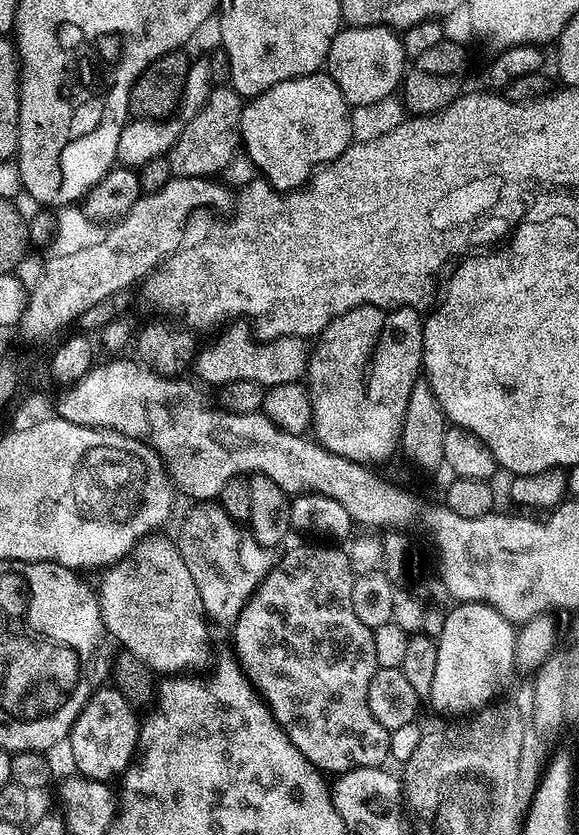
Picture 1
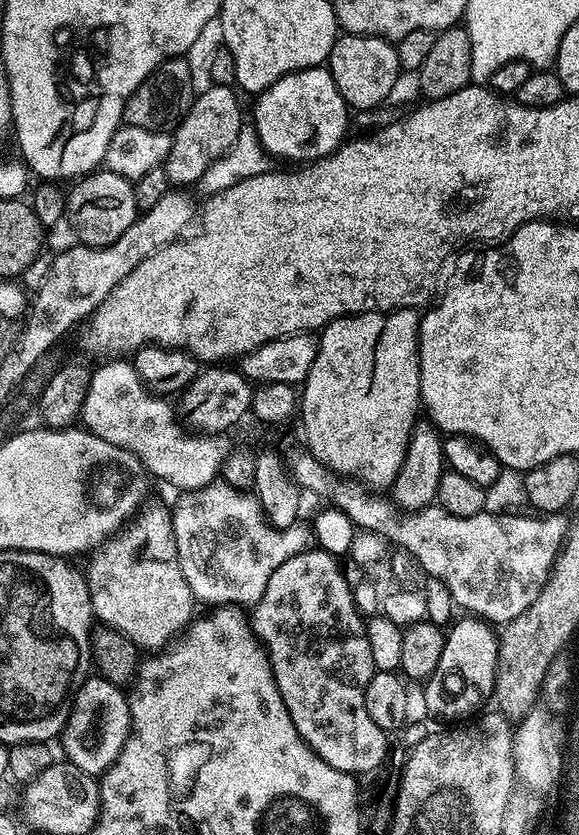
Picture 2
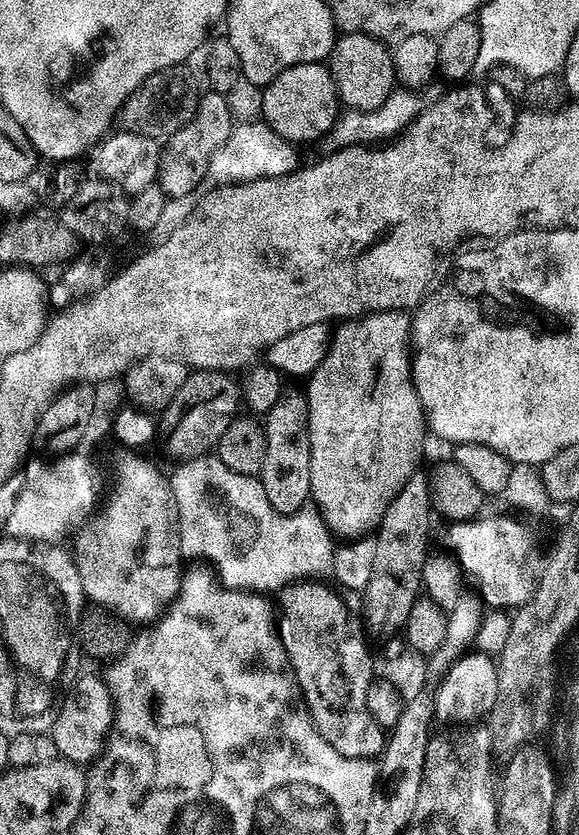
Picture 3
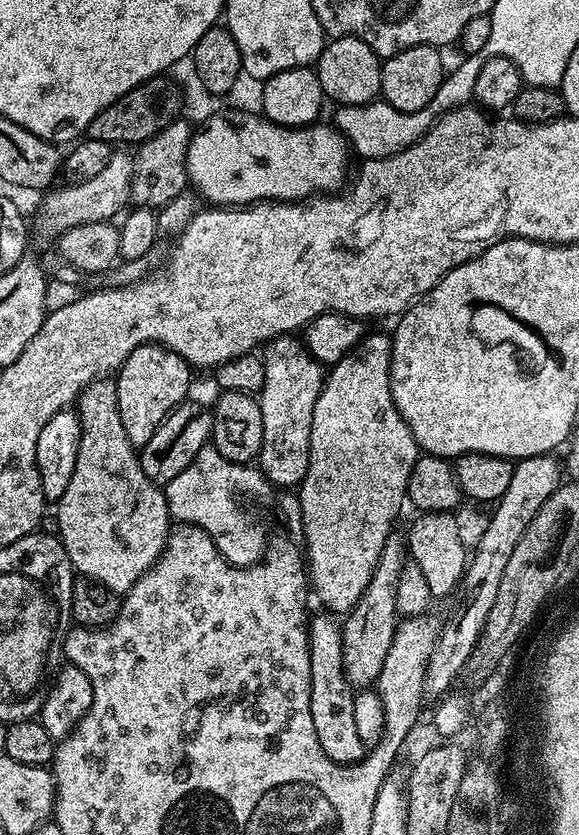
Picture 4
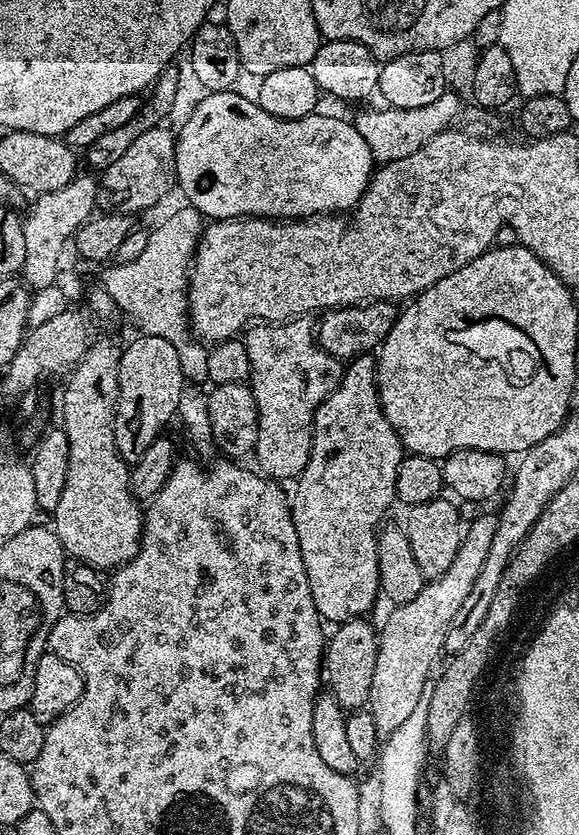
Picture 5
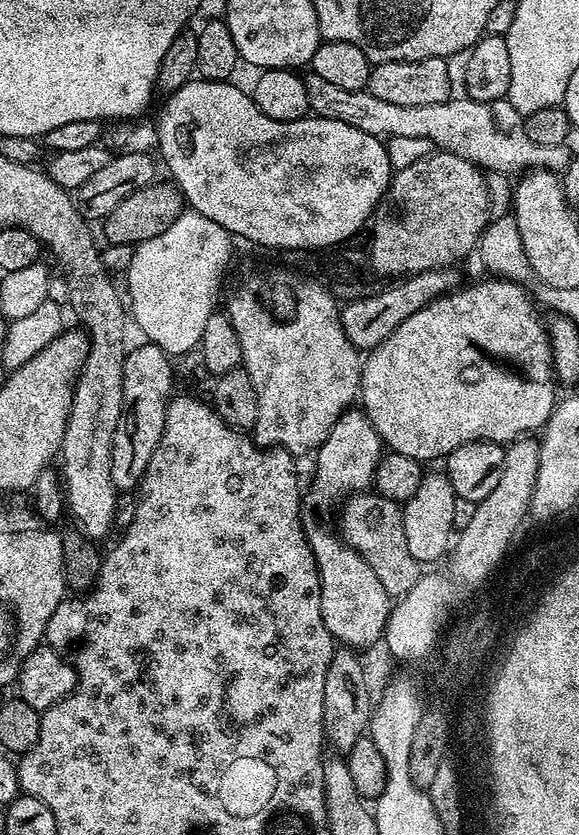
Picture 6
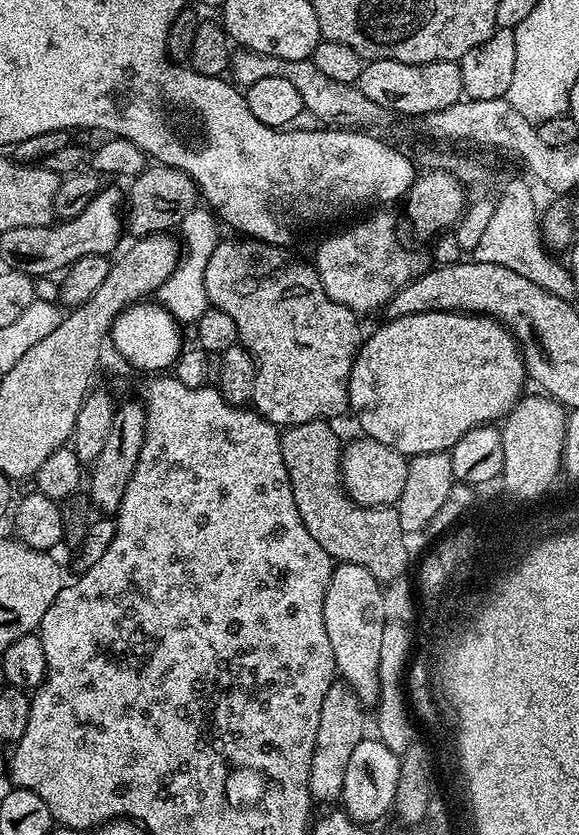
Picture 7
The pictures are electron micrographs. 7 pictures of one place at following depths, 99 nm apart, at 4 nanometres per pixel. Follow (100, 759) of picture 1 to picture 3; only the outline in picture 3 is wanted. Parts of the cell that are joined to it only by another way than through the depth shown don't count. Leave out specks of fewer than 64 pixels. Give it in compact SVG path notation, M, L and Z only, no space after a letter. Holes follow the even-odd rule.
M99 675L80 676L62 700L63 696L50 721L54 746L58 746L60 756L72 764L89 765L100 754L107 732L112 727L112 696Z

